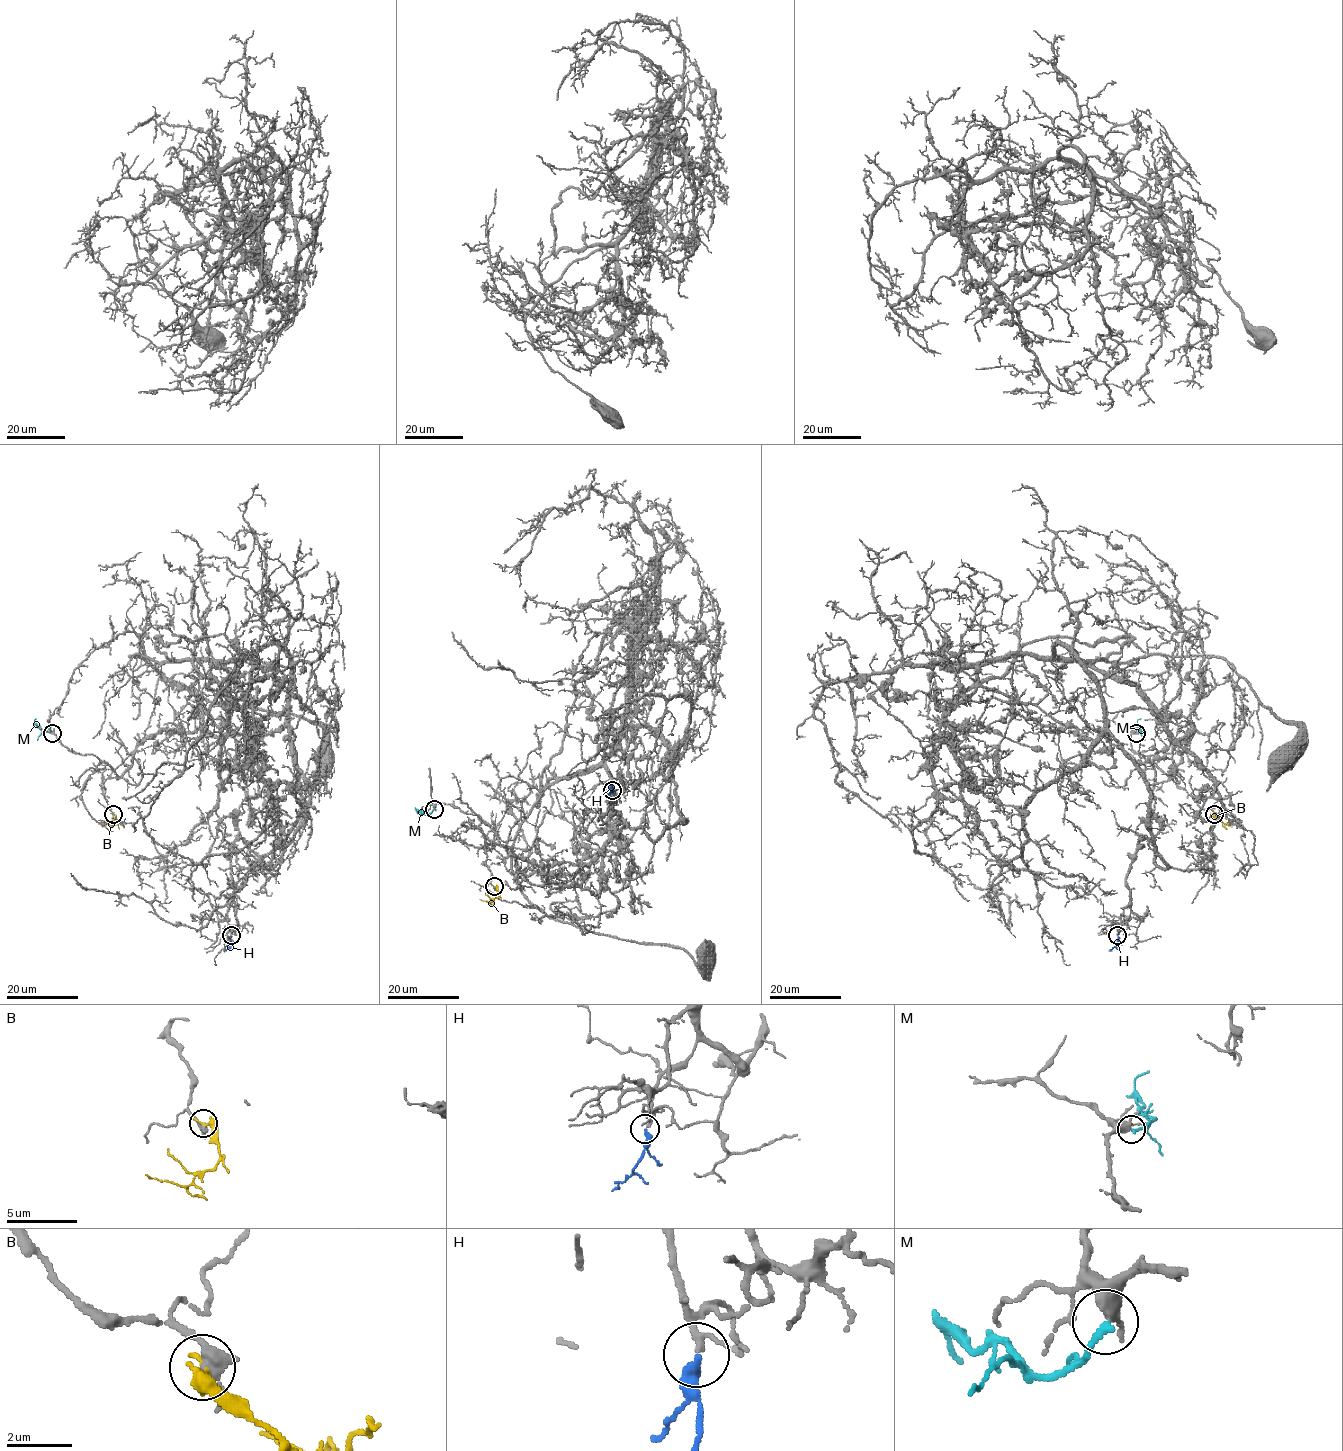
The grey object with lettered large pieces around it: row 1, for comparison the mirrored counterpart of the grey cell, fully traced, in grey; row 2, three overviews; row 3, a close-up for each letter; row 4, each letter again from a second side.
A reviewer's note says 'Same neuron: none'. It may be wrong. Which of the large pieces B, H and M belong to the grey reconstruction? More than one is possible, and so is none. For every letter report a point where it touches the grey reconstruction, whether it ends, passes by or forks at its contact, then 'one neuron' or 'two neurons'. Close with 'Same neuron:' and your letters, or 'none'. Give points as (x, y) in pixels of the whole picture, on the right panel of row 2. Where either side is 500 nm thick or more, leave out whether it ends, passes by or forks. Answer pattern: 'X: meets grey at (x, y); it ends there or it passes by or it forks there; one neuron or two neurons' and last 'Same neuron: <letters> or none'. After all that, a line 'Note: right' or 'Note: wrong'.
B: meets grey at (1214, 814); it ends there; two neurons
H: meets grey at (1117, 935); it ends there; one neuron
M: meets grey at (1136, 733); it ends there; two neurons
Same neuron: H
Note: wrong

